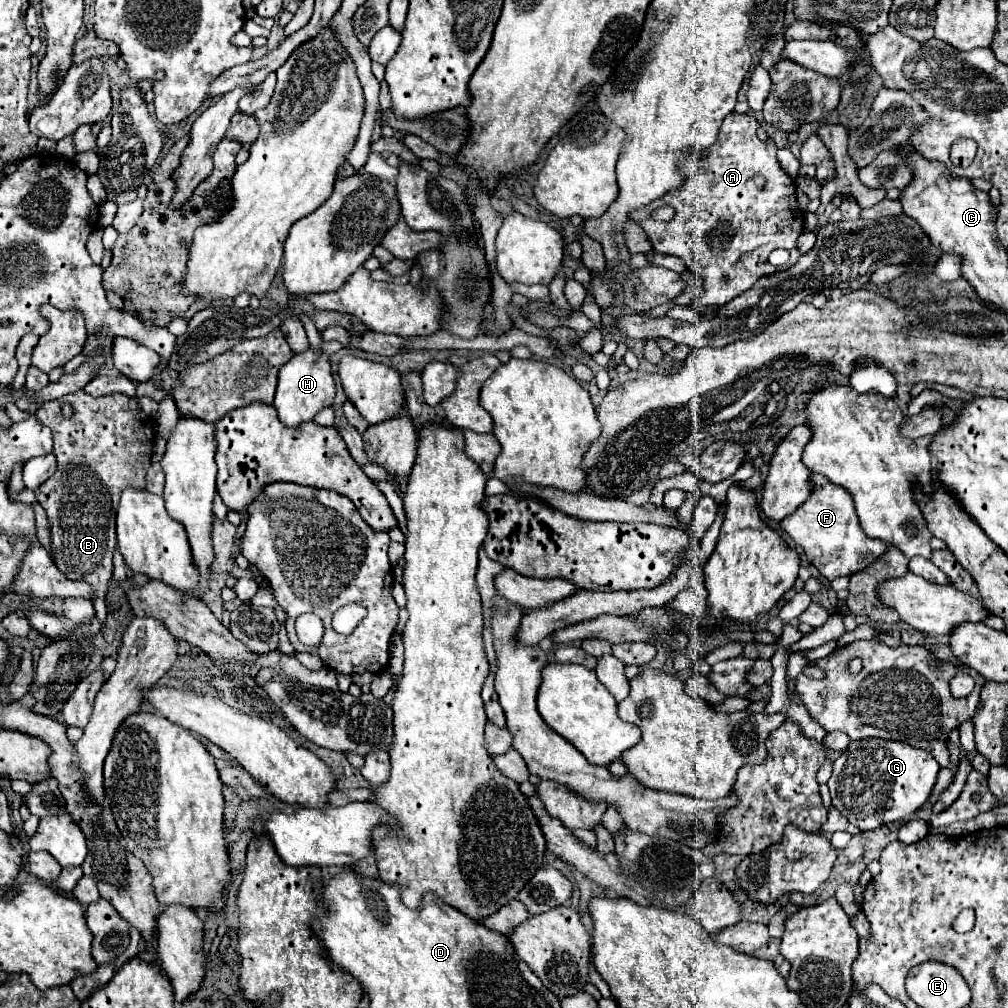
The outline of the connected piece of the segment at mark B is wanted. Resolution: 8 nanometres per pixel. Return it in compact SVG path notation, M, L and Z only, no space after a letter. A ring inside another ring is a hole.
M85 391L71 393L61 397L61 401L47 401L37 409L37 419L43 421L55 435L53 435L53 453L57 457L57 471L55 475L45 481L41 487L35 489L41 507L47 511L49 525L51 525L51 543L55 551L55 565L67 579L73 581L87 581L95 589L95 613L99 621L107 619L107 581L113 575L113 551L117 547L115 539L115 513L121 489L133 485L137 489L145 487L145 473L151 467L151 451L155 443L153 433L153 419L147 417L135 397L125 397L119 393L105 395L105 397L91 397ZM69 403L73 407L73 415L65 417L61 407Z

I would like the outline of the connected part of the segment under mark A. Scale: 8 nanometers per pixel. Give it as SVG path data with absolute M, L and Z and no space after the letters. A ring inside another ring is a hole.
M733 111L727 115L717 145L713 145L705 157L689 155L685 163L685 185L665 193L665 197L633 215L633 221L637 221L651 239L655 253L683 259L703 281L705 291L693 309L725 305L747 291L759 277L779 271L779 267L769 263L769 255L775 249L787 249L791 253L783 265L785 269L801 257L797 237L803 233L803 215L797 203L797 187L793 177L787 175L777 161L775 141L771 137L767 141L759 139L759 127L759 119L749 113ZM665 205L675 209L675 217L671 221L653 221L651 213ZM723 277L729 277L729 281L723 283Z

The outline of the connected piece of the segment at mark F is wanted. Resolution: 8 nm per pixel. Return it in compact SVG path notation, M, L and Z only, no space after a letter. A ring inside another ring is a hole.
M815 473L811 481L813 481L813 491L809 499L803 505L799 505L795 513L785 517L785 521L781 521L781 529L797 545L803 547L811 565L815 565L827 581L833 581L843 575L851 577L853 573L861 571L865 565L881 557L887 549L887 543L865 535L861 521L855 513L855 501L847 489L837 487L827 477Z

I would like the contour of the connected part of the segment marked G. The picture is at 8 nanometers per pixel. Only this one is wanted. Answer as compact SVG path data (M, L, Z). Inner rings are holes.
M861 739L851 741L845 753L833 763L833 775L827 781L833 807L845 815L861 831L875 831L881 823L909 819L929 797L939 765L917 747L889 739Z

